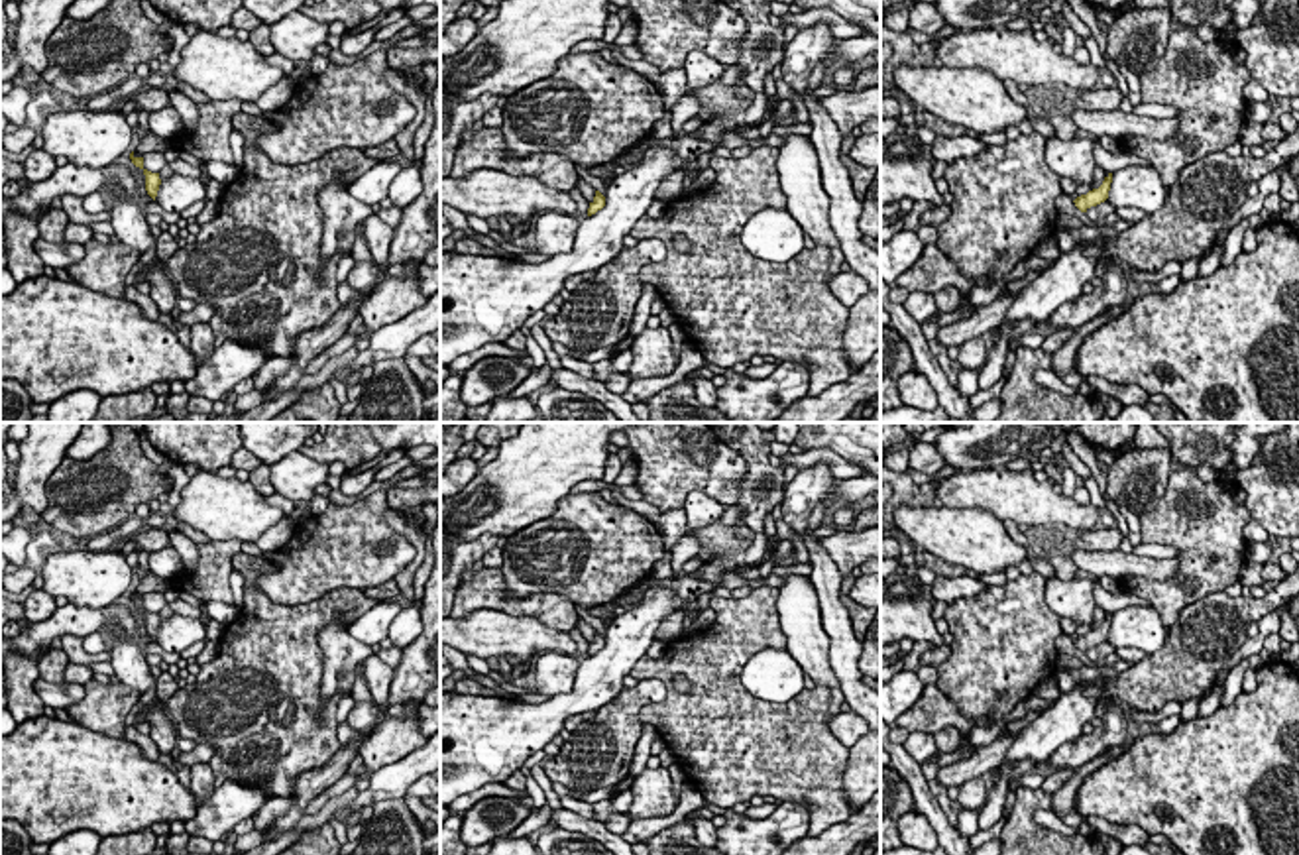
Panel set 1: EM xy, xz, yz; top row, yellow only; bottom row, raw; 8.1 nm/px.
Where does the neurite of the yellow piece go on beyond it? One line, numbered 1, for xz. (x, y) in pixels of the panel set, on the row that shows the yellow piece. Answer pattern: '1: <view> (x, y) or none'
1: none

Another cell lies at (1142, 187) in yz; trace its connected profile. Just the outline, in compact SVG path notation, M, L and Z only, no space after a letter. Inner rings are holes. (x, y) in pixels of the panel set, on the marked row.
M1128 165L1112 173L1106 202L1114 210L1134 206L1152 214L1165 204L1165 199L1167 185L1154 165Z

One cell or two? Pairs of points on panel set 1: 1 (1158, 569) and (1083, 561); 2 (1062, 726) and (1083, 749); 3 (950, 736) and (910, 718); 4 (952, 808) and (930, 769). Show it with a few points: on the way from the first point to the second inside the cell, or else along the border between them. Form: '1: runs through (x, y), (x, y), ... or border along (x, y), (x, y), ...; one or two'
1: runs through (1140, 565), (1101, 563); one
2: border along (1083, 734), (1062, 743), (1042, 763); two
3: border along (932, 734), (954, 726), (961, 743); two
4: runs through (942, 798), (932, 779); one

